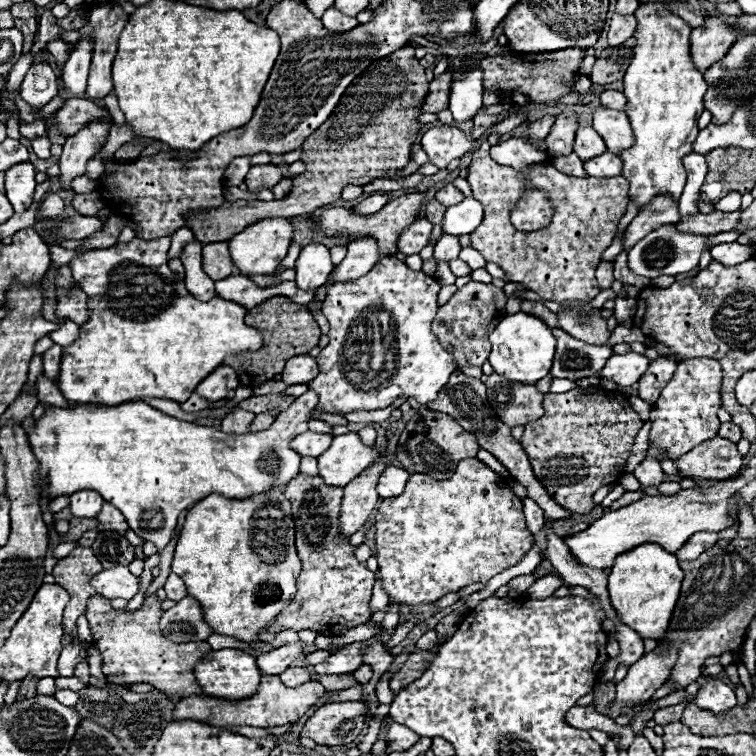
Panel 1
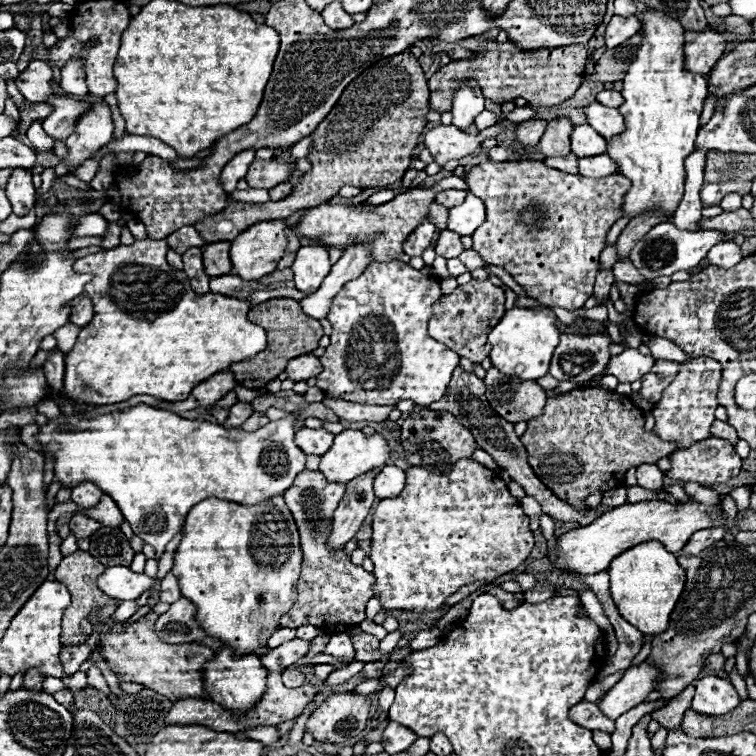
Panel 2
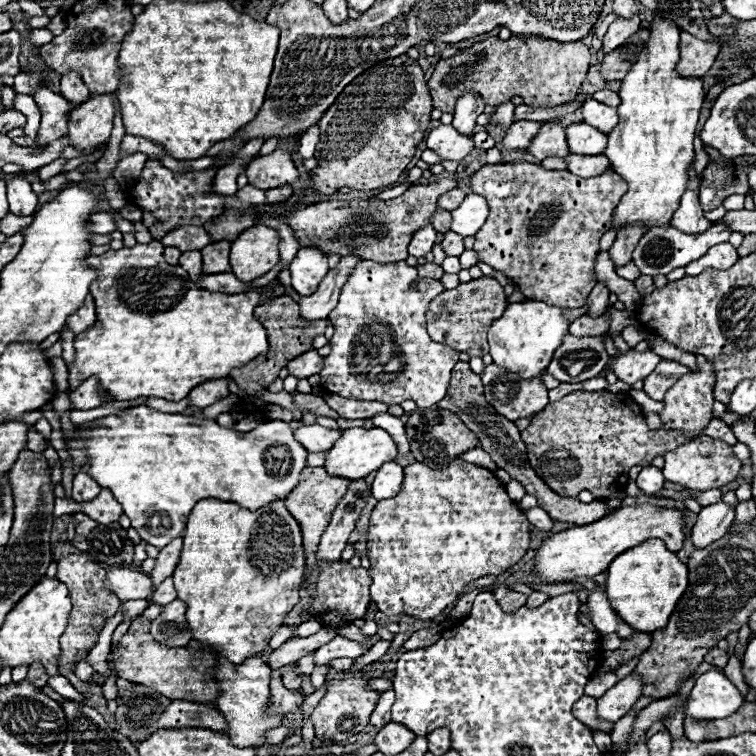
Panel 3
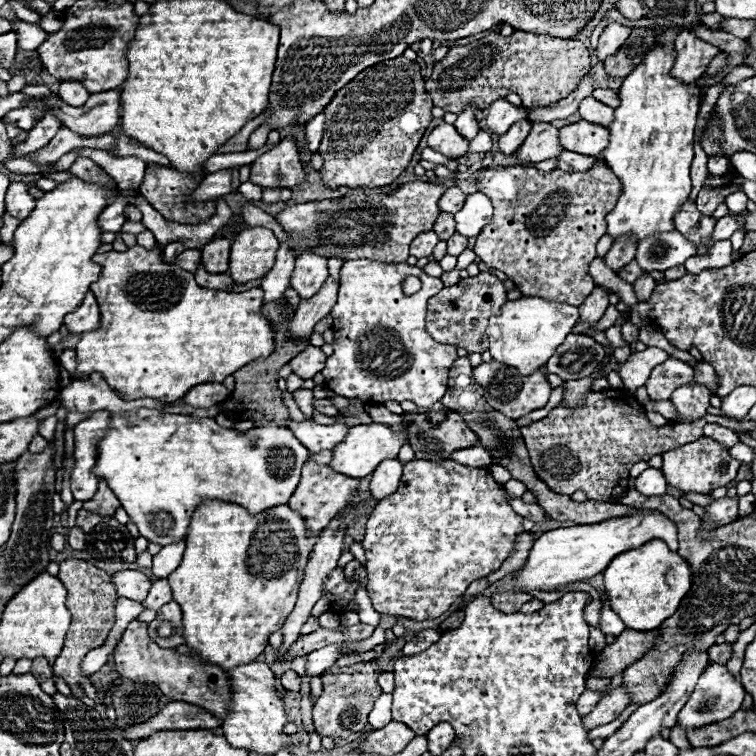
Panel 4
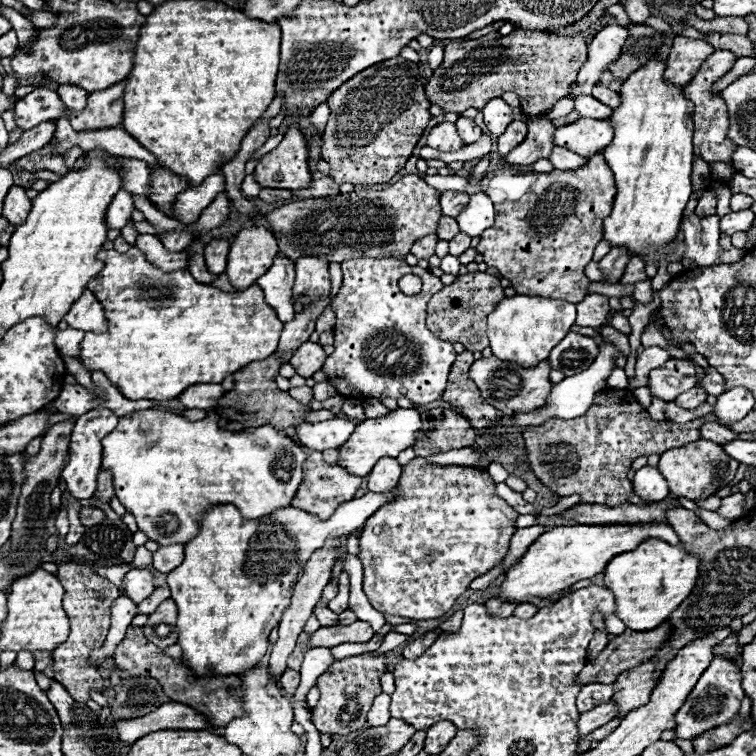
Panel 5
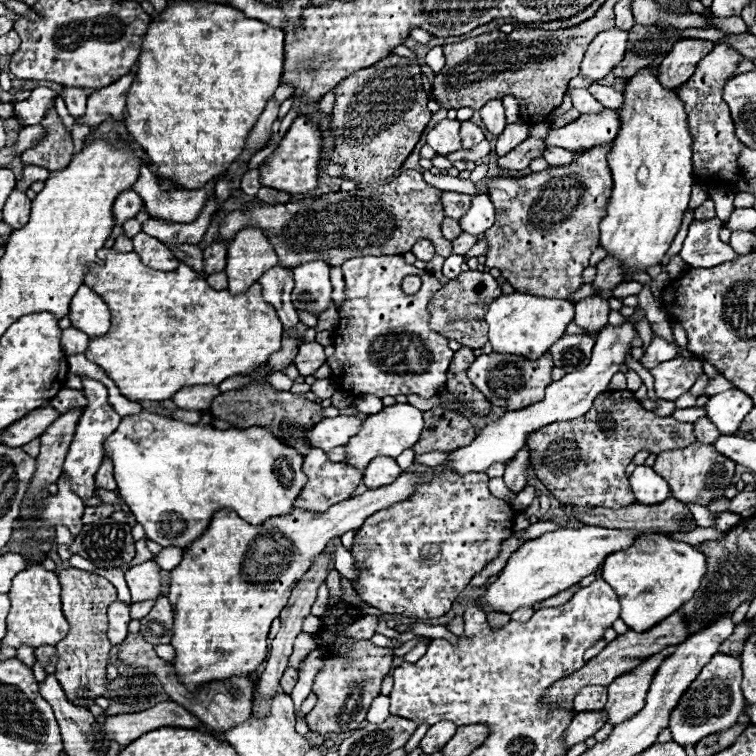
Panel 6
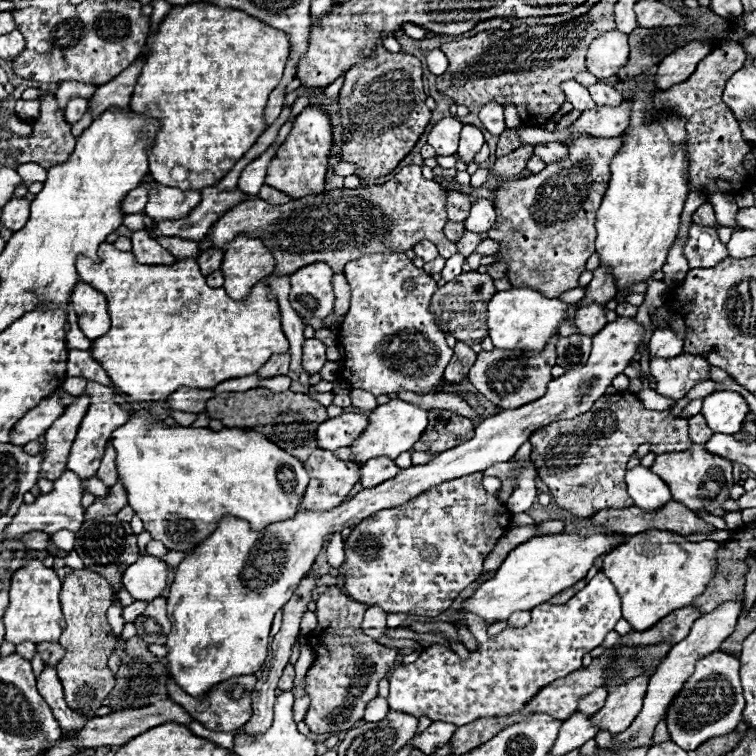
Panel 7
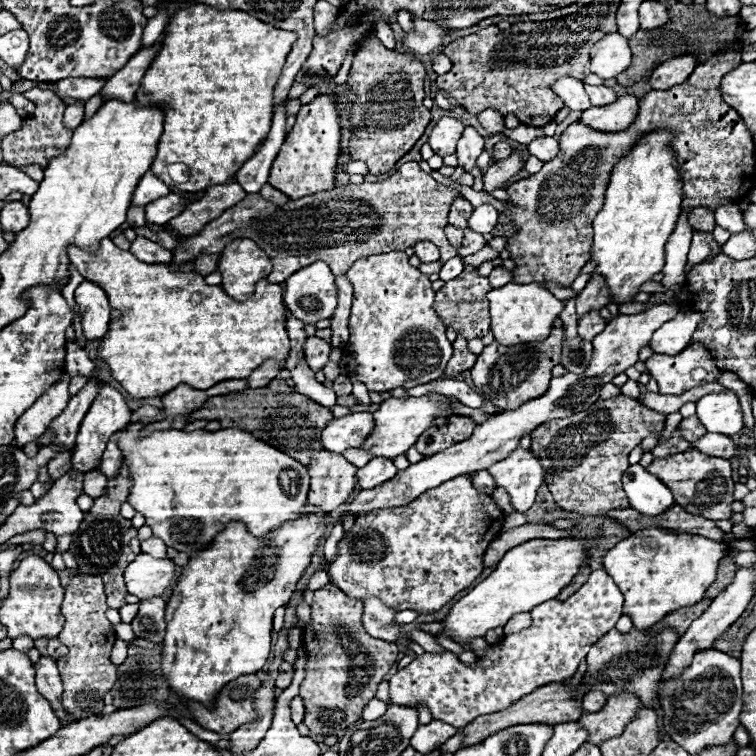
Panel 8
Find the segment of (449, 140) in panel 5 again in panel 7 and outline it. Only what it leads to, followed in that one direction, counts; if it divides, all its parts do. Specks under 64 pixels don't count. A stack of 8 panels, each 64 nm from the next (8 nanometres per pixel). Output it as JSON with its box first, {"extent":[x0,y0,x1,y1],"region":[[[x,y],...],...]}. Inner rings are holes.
{"extent":[428,116,462,156],"region":[[[454,116],[442,118],[428,134],[428,144],[436,150],[438,156],[452,156],[458,150],[458,138],[462,130],[462,122]]]}

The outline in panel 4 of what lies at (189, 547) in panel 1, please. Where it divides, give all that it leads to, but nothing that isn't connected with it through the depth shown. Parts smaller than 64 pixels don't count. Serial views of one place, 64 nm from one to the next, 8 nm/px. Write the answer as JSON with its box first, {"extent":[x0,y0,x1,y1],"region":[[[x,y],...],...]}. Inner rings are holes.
{"extent":[168,500,318,670],"region":[[[210,500],[210,502],[204,502],[196,508],[194,516],[192,516],[192,522],[190,522],[190,532],[186,536],[186,550],[184,550],[184,560],[180,562],[180,566],[168,576],[168,582],[172,586],[172,592],[174,592],[174,600],[180,604],[182,608],[182,626],[184,626],[184,640],[186,640],[186,646],[190,648],[190,654],[192,656],[198,656],[204,664],[214,664],[222,670],[230,670],[230,668],[236,668],[236,666],[244,666],[244,664],[250,664],[254,662],[262,652],[264,648],[268,646],[268,636],[276,630],[282,628],[286,616],[292,612],[294,604],[296,604],[296,588],[300,586],[300,580],[302,580],[302,570],[306,566],[306,560],[314,548],[314,544],[318,542],[318,536],[306,536],[308,528],[306,528],[306,520],[294,512],[290,506],[282,504],[282,506],[274,506],[274,508],[268,508],[266,512],[262,514],[256,514],[256,516],[250,516],[242,506],[238,504],[230,504],[230,502],[218,502],[218,500]]]}

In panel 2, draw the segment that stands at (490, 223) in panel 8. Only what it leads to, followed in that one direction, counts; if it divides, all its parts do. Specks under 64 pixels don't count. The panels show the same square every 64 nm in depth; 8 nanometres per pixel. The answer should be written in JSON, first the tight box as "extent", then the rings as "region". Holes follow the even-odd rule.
{"extent":[448,192,486,236],"region":[[[468,192],[466,200],[460,206],[450,208],[448,216],[448,230],[458,232],[460,236],[472,236],[476,228],[486,220],[486,208],[482,200]]]}

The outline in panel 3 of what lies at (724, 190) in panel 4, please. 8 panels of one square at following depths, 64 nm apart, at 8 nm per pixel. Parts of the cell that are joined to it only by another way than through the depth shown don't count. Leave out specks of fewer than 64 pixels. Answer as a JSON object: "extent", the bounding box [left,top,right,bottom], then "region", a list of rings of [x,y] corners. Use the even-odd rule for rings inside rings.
{"extent":[700,158,748,212],"region":[[[724,158],[720,166],[712,162],[702,172],[700,184],[700,206],[704,212],[714,210],[730,194],[748,194],[746,164],[740,158]]]}

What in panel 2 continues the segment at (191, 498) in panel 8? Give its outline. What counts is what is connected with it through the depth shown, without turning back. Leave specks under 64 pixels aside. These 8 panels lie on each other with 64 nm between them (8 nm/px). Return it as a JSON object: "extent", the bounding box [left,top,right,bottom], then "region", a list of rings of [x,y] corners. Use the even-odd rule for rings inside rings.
{"extent":[38,404,306,560],"region":[[[138,404],[134,408],[118,410],[112,414],[102,414],[96,418],[60,416],[50,420],[38,432],[38,442],[42,444],[42,454],[50,452],[54,456],[54,474],[64,488],[74,488],[78,480],[94,482],[104,494],[112,496],[120,506],[124,518],[130,522],[134,534],[138,534],[146,544],[156,548],[158,560],[164,546],[182,530],[184,518],[194,504],[210,496],[254,506],[272,496],[280,496],[294,484],[294,478],[304,470],[306,454],[294,444],[294,422],[296,418],[282,418],[268,422],[256,432],[226,430],[220,424],[200,422],[180,418],[178,414]]]}

